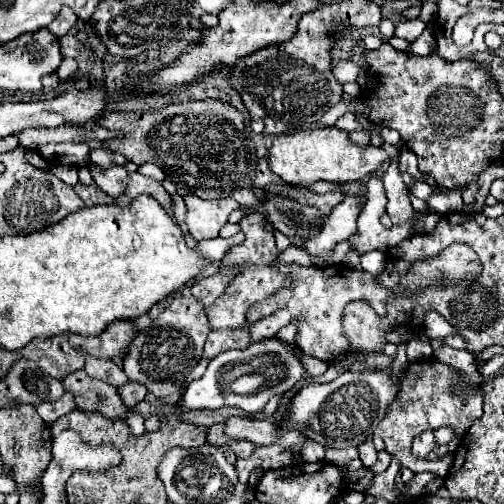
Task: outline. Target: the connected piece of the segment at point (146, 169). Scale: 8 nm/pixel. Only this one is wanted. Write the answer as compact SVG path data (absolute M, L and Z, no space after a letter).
M154 162L140 166L138 172L142 172L142 174L148 176L148 178L154 178L154 180L158 180L158 182L162 182L162 180L166 178L166 174L164 174L164 172L158 168L158 164L154 164Z

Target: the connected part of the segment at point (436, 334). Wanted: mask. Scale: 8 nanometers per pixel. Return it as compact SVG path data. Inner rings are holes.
M428 310L424 314L424 328L426 328L426 336L430 338L444 338L444 336L450 336L450 334L456 334L454 326L448 324L438 312L434 310Z

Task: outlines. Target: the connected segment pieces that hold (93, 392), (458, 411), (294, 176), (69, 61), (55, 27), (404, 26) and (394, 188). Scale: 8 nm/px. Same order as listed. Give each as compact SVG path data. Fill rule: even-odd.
M84 370L68 374L62 380L62 384L66 392L74 394L74 402L78 410L86 414L100 412L110 420L126 420L128 406L118 396L118 390L112 388L110 384L90 378Z
M436 358L418 360L408 364L408 368L404 370L404 376L400 378L400 392L388 406L384 418L374 428L374 434L384 440L386 450L402 466L410 468L412 472L432 472L445 478L452 467L453 457L446 455L442 460L436 461L418 459L412 454L412 440L424 430L436 430L446 424L454 428L456 436L464 436L470 430L472 422L482 416L482 402L484 394L480 390L480 384L468 382L464 372L456 370L450 364L438 362ZM458 388L462 388L462 394L456 392Z
M326 126L318 130L300 130L300 132L276 136L266 158L270 170L276 176L280 176L286 184L306 186L318 180L330 180L330 182L366 180L370 174L376 174L376 170L384 160L388 160L388 154L384 148L376 148L376 146L368 146L368 150L364 150L350 142L348 132L338 130L334 126Z
M64 58L56 74L58 74L58 78L64 80L64 82L76 78L76 74L78 74L78 62L76 62L74 58Z
M62 8L60 14L54 18L54 22L48 26L48 30L60 38L68 34L76 26L76 22L78 22L78 16L70 8Z
M416 18L416 20L404 20L404 22L396 24L396 36L404 38L408 42L414 42L424 32L424 28L426 28L426 24L420 18Z
M392 160L390 168L384 172L384 188L386 188L386 196L388 196L388 206L386 212L393 225L406 223L410 216L414 216L415 210L408 200L408 188L402 180L402 174L398 170L398 162Z

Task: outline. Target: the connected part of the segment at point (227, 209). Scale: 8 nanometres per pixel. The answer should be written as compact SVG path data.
M188 194L188 196L184 196L184 202L188 206L186 226L190 228L190 234L196 240L216 238L220 228L226 224L228 214L234 210L242 210L244 214L250 214L250 210L242 208L234 198L202 200L194 194Z

